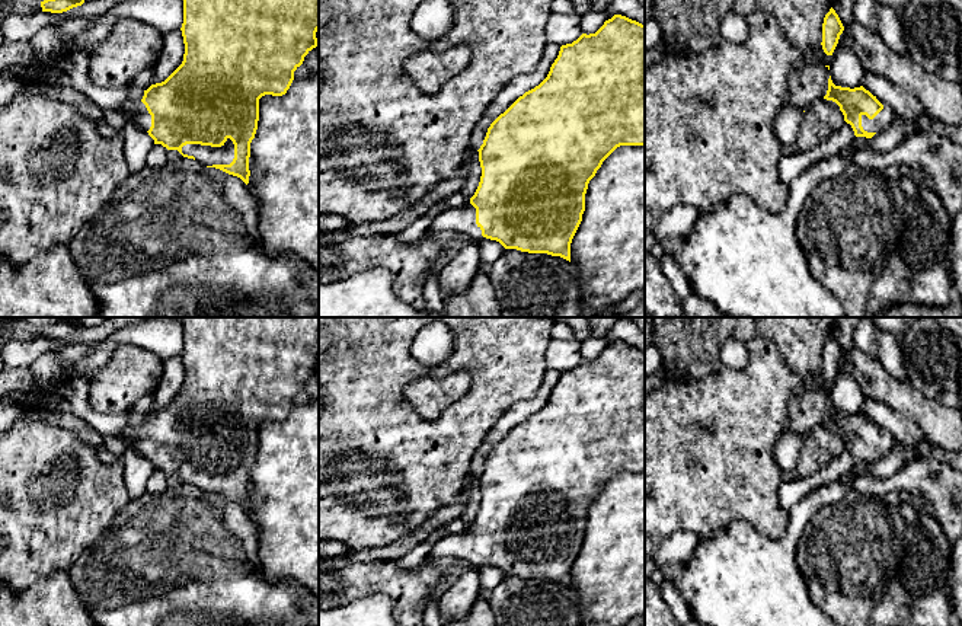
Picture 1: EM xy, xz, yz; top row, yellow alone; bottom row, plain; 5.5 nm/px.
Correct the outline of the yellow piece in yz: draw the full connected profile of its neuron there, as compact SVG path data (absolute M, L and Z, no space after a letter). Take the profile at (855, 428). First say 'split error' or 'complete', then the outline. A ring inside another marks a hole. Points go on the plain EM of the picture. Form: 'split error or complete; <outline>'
split error; M830 402L824 425L840 432L844 447L851 451L856 463L872 464L889 453L888 437L863 412L854 415L835 412Z

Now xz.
split error; M621 341L605 346L595 360L582 360L572 370L560 373L559 381L550 393L547 403L534 415L520 422L504 440L488 454L479 478L482 502L474 521L458 534L448 534L432 543L429 559L447 562L483 562L499 568L505 575L517 575L528 579L547 579L560 582L571 588L571 569L582 547L585 537L585 520L589 507L595 502L603 488L620 472L645 472L645 351Z

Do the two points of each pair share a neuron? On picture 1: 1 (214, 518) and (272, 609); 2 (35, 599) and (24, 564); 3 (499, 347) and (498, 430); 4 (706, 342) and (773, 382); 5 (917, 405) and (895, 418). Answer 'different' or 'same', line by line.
1: same
2: different
3: different
4: different
5: different

